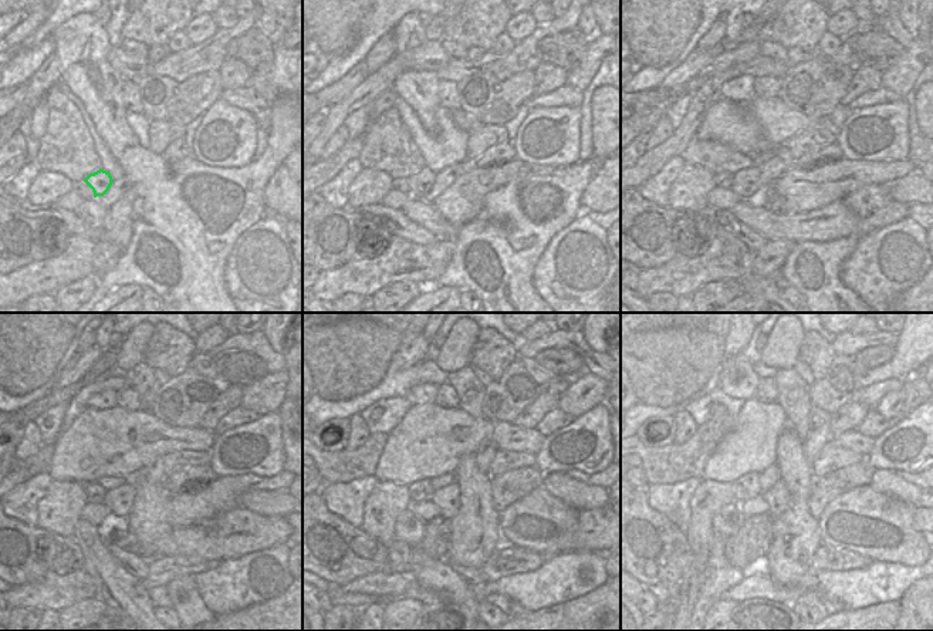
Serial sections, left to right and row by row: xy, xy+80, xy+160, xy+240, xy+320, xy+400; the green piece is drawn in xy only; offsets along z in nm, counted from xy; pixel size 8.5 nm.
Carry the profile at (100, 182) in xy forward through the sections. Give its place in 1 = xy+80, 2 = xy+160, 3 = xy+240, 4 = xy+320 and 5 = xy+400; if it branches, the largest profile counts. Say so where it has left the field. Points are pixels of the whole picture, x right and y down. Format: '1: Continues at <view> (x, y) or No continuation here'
1: Continues at xy+80 (421, 184)
2: Continues at xy+160 (744, 181)
3: Continues at xy+240 (127, 492)
4: Continues at xy+320 (450, 493)
5: Continues at xy+400 (778, 498).

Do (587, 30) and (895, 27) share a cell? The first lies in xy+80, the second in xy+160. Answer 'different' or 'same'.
different

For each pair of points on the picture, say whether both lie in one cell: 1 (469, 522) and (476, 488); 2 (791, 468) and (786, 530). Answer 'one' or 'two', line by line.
1: one
2: one

